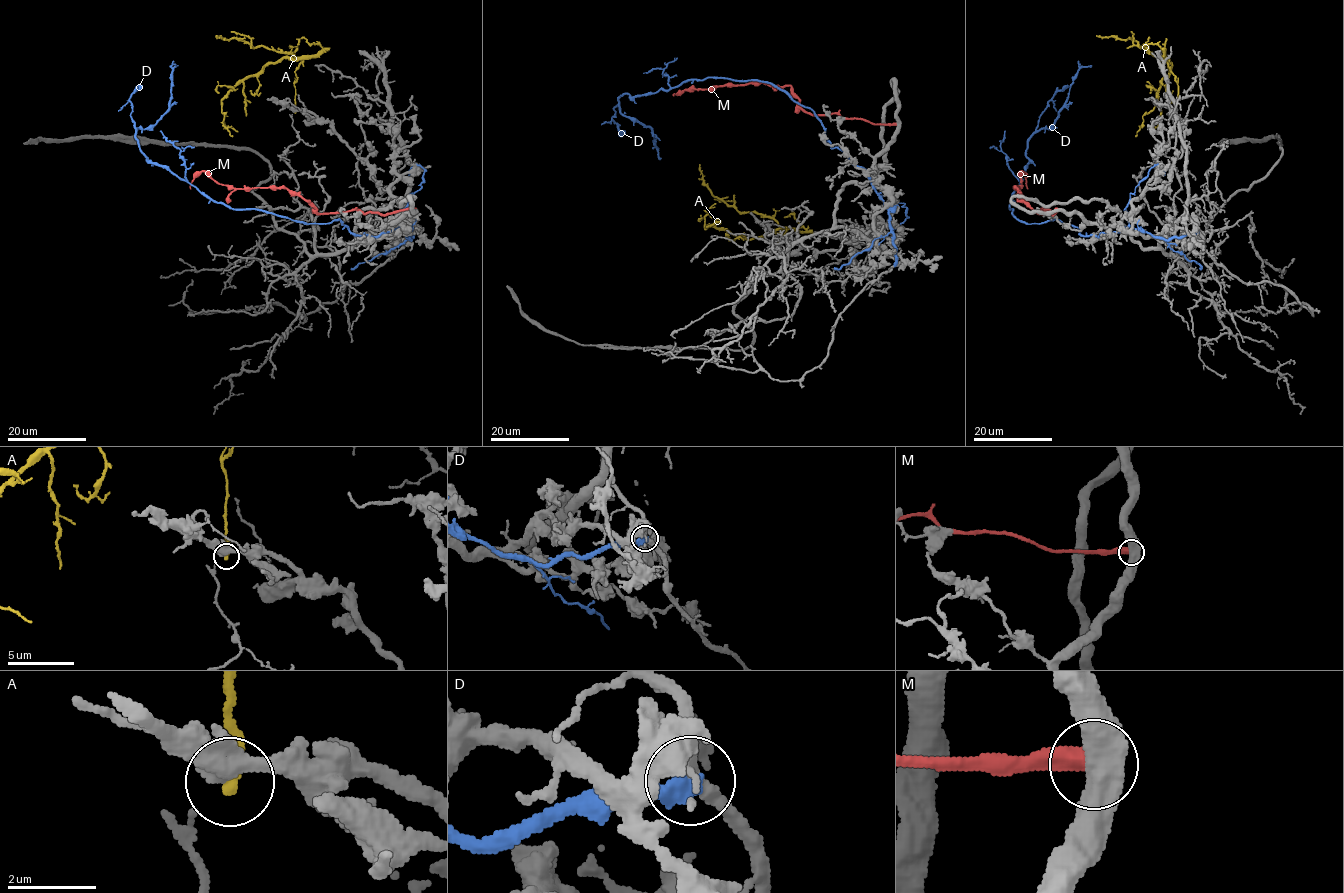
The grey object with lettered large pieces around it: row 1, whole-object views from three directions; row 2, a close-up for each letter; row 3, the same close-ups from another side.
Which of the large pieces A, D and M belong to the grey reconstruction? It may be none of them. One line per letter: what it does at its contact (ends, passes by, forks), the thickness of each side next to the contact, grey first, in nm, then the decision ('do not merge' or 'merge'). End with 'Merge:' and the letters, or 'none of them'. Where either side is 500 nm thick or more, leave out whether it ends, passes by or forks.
A: it ends there; 480 nm thick on the grey side, 220 nm on the other; merge
D: it ends there; 240 nm thick on the grey side, 440 nm on the other; do not merge
M: 550 nm thick on the grey side, 440 nm on the other; do not merge
Merge: A

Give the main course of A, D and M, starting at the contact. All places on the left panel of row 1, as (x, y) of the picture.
A: (295, 112), (296, 68), (303, 59), (282, 58), (241, 79), (222, 100), (223, 126), (233, 136)
D: (412, 232), (356, 235), (338, 219), (304, 223), (230, 208), (151, 163), (135, 132), (169, 108), (176, 66)
M: (415, 208), (385, 214), (354, 209), (322, 213), (287, 190), (231, 188), (216, 183), (201, 171), (190, 189)

